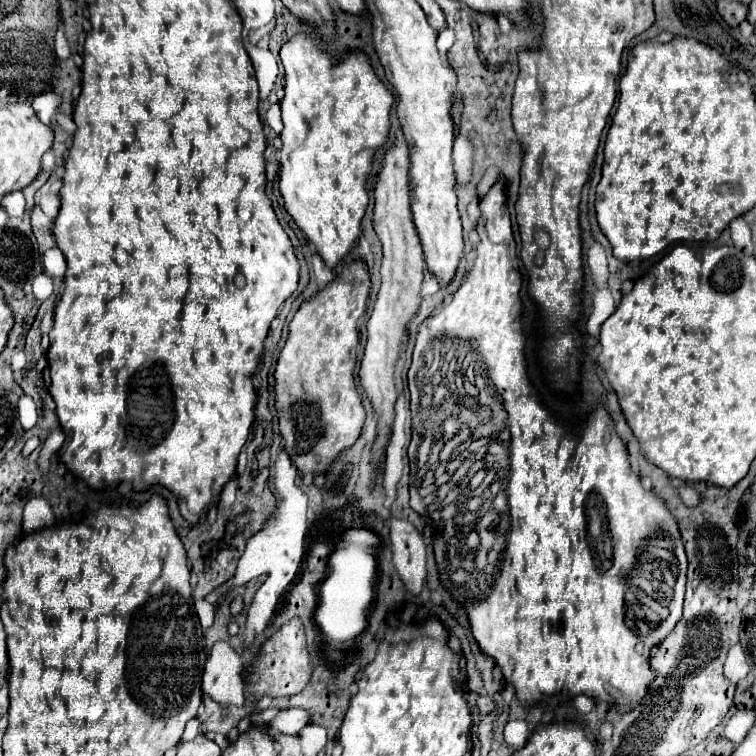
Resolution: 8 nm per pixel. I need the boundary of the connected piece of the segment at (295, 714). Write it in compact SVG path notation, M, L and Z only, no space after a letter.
M292 708L280 712L272 722L268 722L268 728L282 734L298 734L308 724L310 724L310 712L302 708Z

